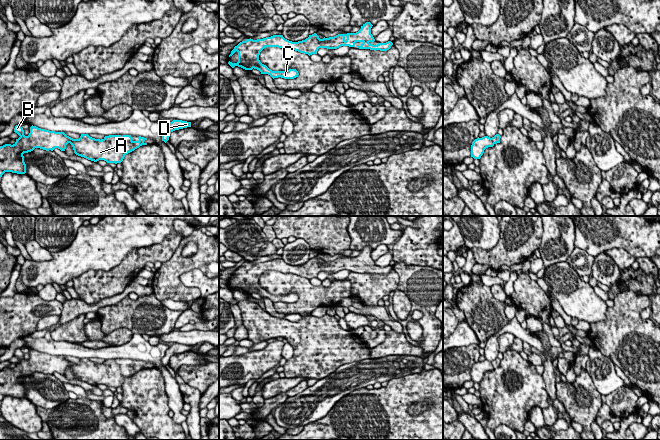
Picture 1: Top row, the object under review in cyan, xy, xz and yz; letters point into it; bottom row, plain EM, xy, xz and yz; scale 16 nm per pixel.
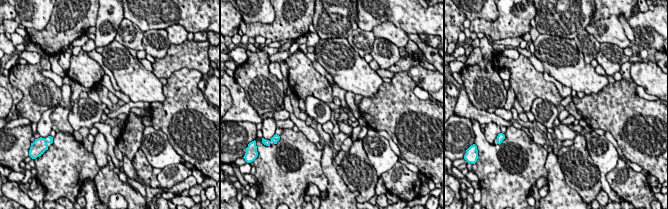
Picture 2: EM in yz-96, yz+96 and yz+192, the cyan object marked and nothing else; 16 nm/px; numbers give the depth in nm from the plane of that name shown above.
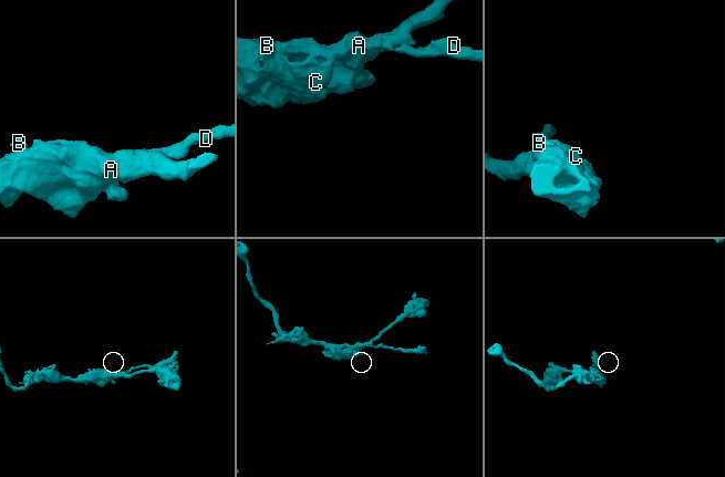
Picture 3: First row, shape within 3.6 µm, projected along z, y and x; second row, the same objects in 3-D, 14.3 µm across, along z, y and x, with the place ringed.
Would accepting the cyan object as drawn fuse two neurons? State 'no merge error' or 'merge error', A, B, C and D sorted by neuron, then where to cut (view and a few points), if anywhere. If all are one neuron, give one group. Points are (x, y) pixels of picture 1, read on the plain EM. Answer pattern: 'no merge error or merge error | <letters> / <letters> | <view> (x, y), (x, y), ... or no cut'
no merge error | A B C D | no cut

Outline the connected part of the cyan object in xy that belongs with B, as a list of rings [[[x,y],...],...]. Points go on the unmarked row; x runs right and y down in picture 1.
[[[19,348],[15,350],[14,356],[20,360],[16,366],[13,369],[0,370],[0,402],[5,396],[25,398],[23,378],[35,372],[46,375],[58,372],[65,375],[66,369],[70,367],[78,380],[94,386],[104,384],[117,388],[123,385],[126,378],[147,369],[144,366],[147,362],[141,360],[138,361],[138,365],[133,365],[131,359],[109,359],[100,364],[88,358],[81,358],[79,363],[73,363],[64,356],[49,355],[33,349],[28,360],[24,359],[24,354]]]

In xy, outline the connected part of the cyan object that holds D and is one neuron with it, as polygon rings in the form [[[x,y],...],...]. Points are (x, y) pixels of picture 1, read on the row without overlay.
[[[173,344],[168,348],[164,357],[162,358],[162,365],[165,367],[169,364],[170,358],[179,353],[191,351],[191,346],[182,345],[182,344]]]

